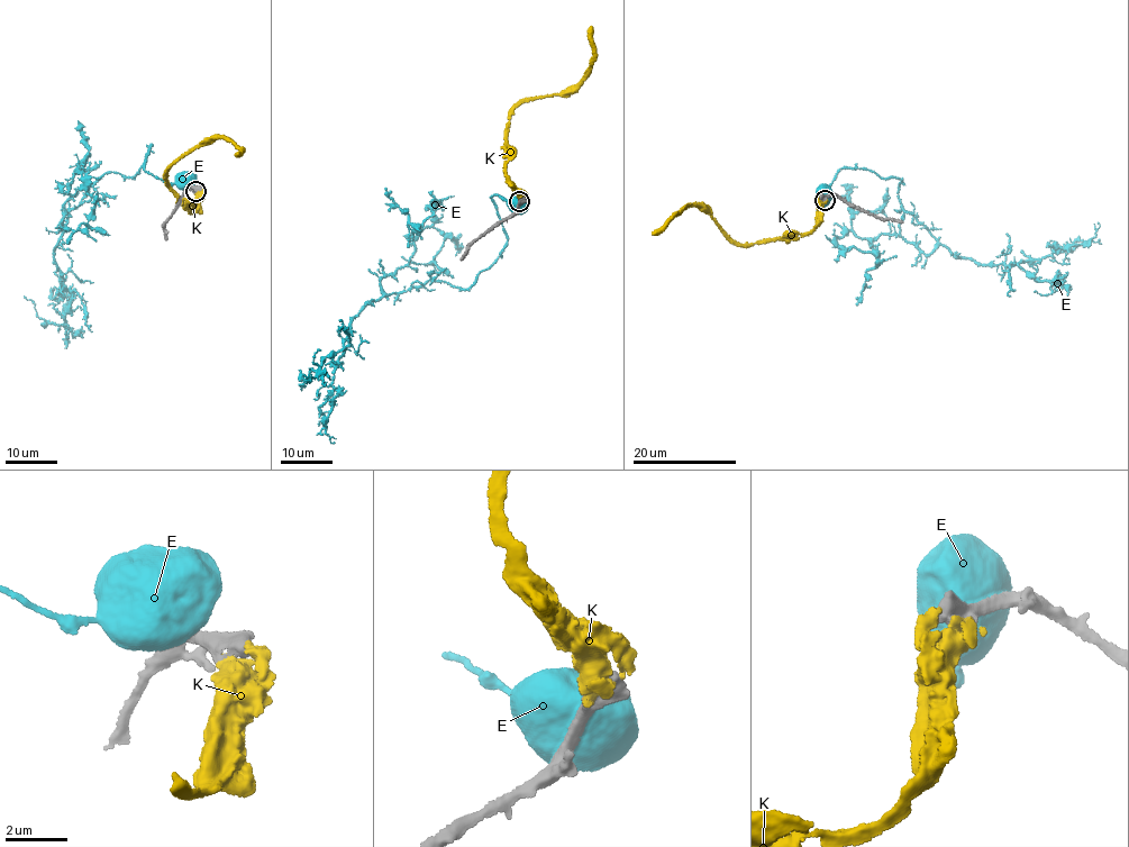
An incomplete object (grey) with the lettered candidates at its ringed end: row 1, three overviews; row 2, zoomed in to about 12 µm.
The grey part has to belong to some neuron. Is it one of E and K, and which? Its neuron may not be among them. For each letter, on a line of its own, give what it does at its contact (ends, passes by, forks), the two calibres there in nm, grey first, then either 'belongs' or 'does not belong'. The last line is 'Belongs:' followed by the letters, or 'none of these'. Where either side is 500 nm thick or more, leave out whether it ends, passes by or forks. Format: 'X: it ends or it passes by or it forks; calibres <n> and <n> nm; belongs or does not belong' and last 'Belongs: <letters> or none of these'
E: calibres 320 and 650 nm; does not belong
K: calibres 600 and 440 nm; belongs
Belongs: K

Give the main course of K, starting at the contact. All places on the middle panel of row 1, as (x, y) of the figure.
K: (521, 199), (510, 187), (506, 170), (506, 128), (509, 117), (525, 102), (579, 87), (591, 61), (591, 26)

